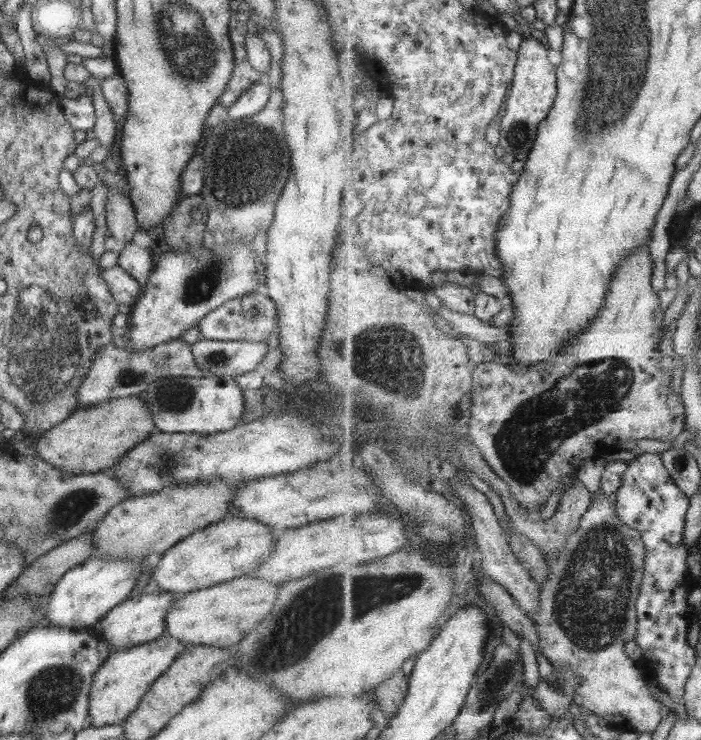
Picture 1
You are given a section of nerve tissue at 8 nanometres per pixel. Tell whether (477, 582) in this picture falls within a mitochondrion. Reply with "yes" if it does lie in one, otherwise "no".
no

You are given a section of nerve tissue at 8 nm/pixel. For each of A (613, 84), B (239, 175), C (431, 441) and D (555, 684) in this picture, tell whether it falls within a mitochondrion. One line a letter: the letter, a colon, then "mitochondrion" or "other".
A: mitochondrion
B: mitochondrion
C: other
D: other

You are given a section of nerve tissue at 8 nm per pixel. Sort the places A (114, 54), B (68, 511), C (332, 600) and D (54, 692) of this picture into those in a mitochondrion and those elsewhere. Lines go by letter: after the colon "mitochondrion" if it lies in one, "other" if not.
A: other
B: mitochondrion
C: mitochondrion
D: mitochondrion

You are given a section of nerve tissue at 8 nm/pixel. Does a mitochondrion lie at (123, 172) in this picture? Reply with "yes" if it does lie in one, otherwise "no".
no

